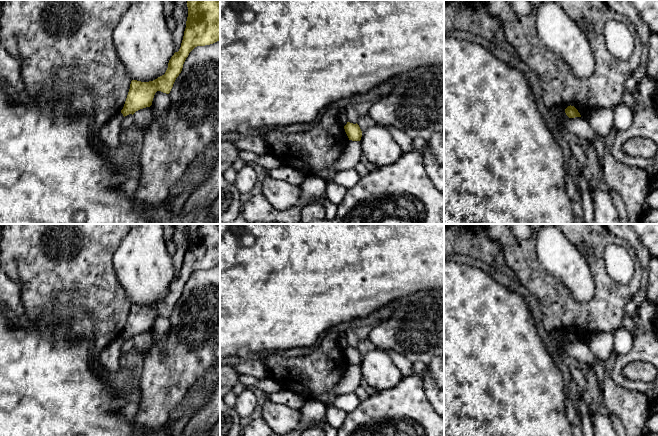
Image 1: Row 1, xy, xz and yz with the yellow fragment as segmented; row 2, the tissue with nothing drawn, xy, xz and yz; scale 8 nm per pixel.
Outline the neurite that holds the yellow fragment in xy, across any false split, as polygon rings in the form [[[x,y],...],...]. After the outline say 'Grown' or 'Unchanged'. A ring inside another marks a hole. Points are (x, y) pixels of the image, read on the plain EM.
[[[187,224],[188,241],[181,271],[164,299],[149,306],[132,304],[121,337],[123,340],[150,331],[157,315],[169,318],[189,277],[197,270],[220,265],[220,224]]]. Unchanged

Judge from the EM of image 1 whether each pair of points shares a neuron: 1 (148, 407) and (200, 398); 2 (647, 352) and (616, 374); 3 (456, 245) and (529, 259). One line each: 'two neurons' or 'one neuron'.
1: two neurons
2: one neuron
3: two neurons

